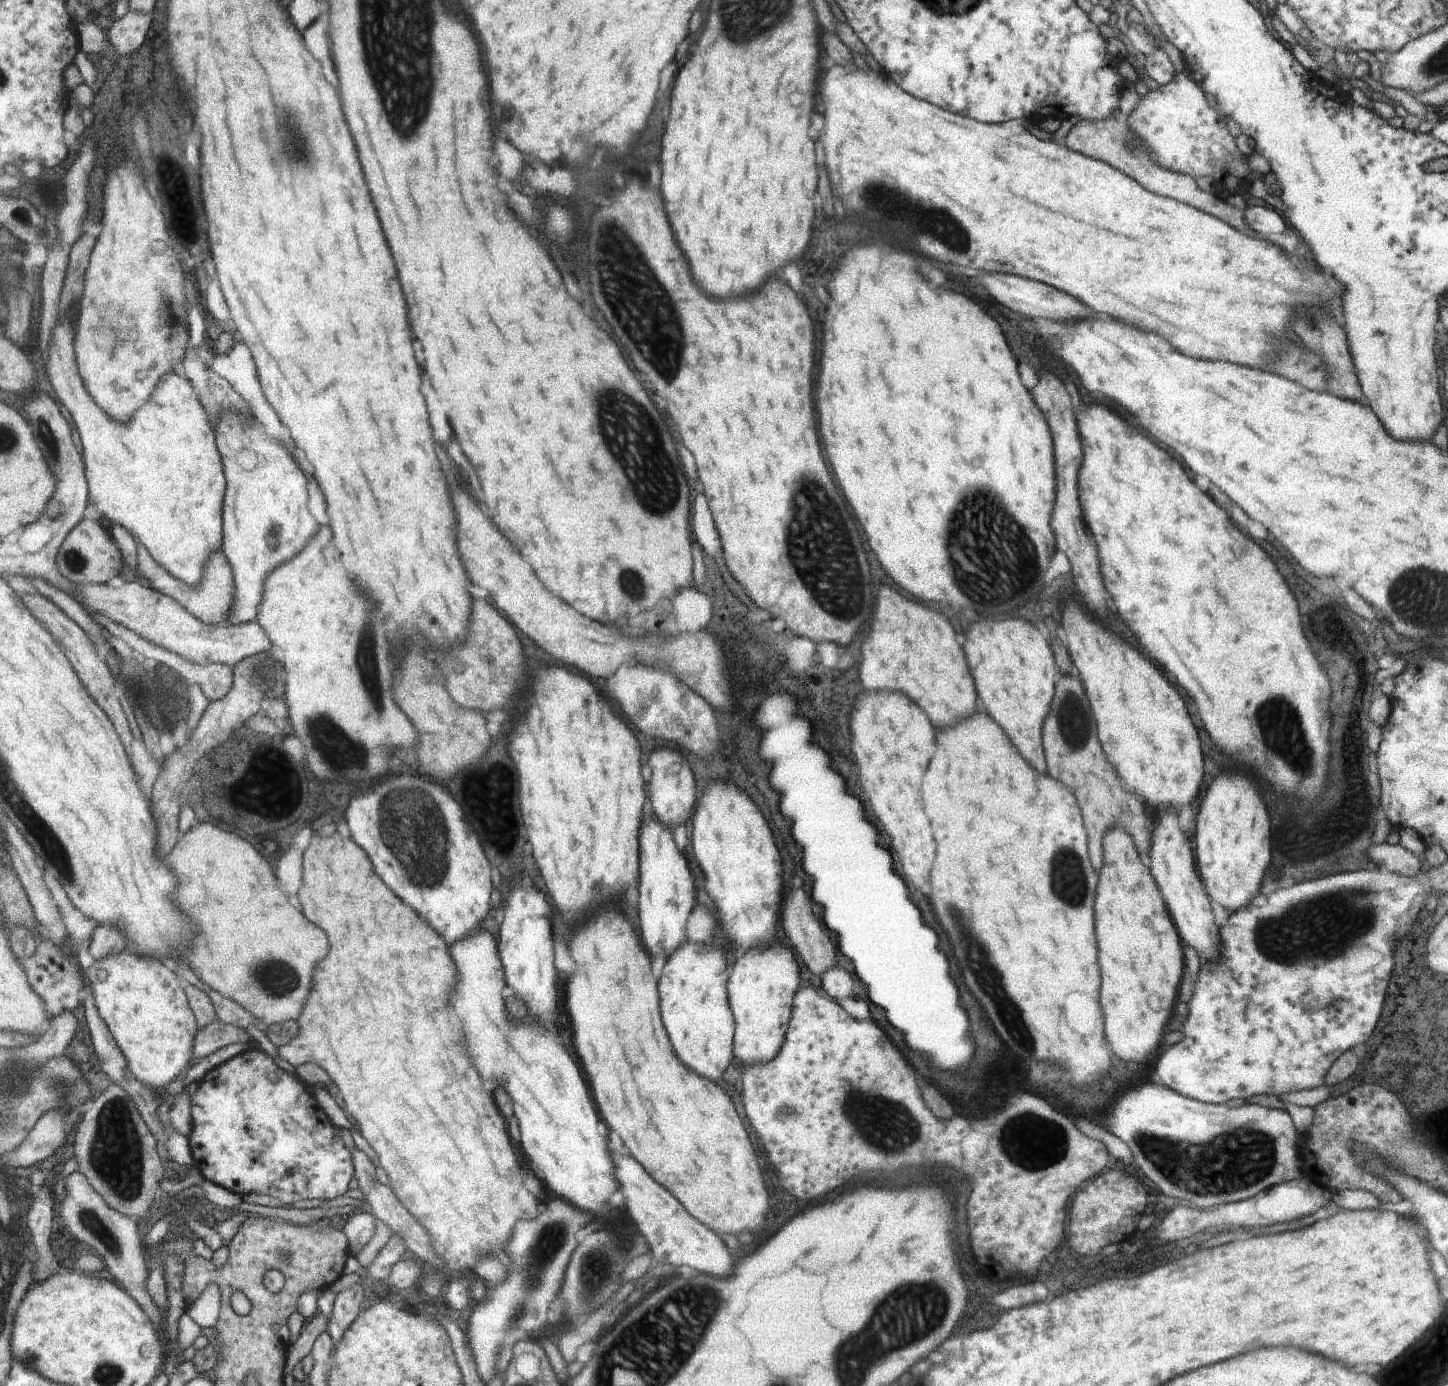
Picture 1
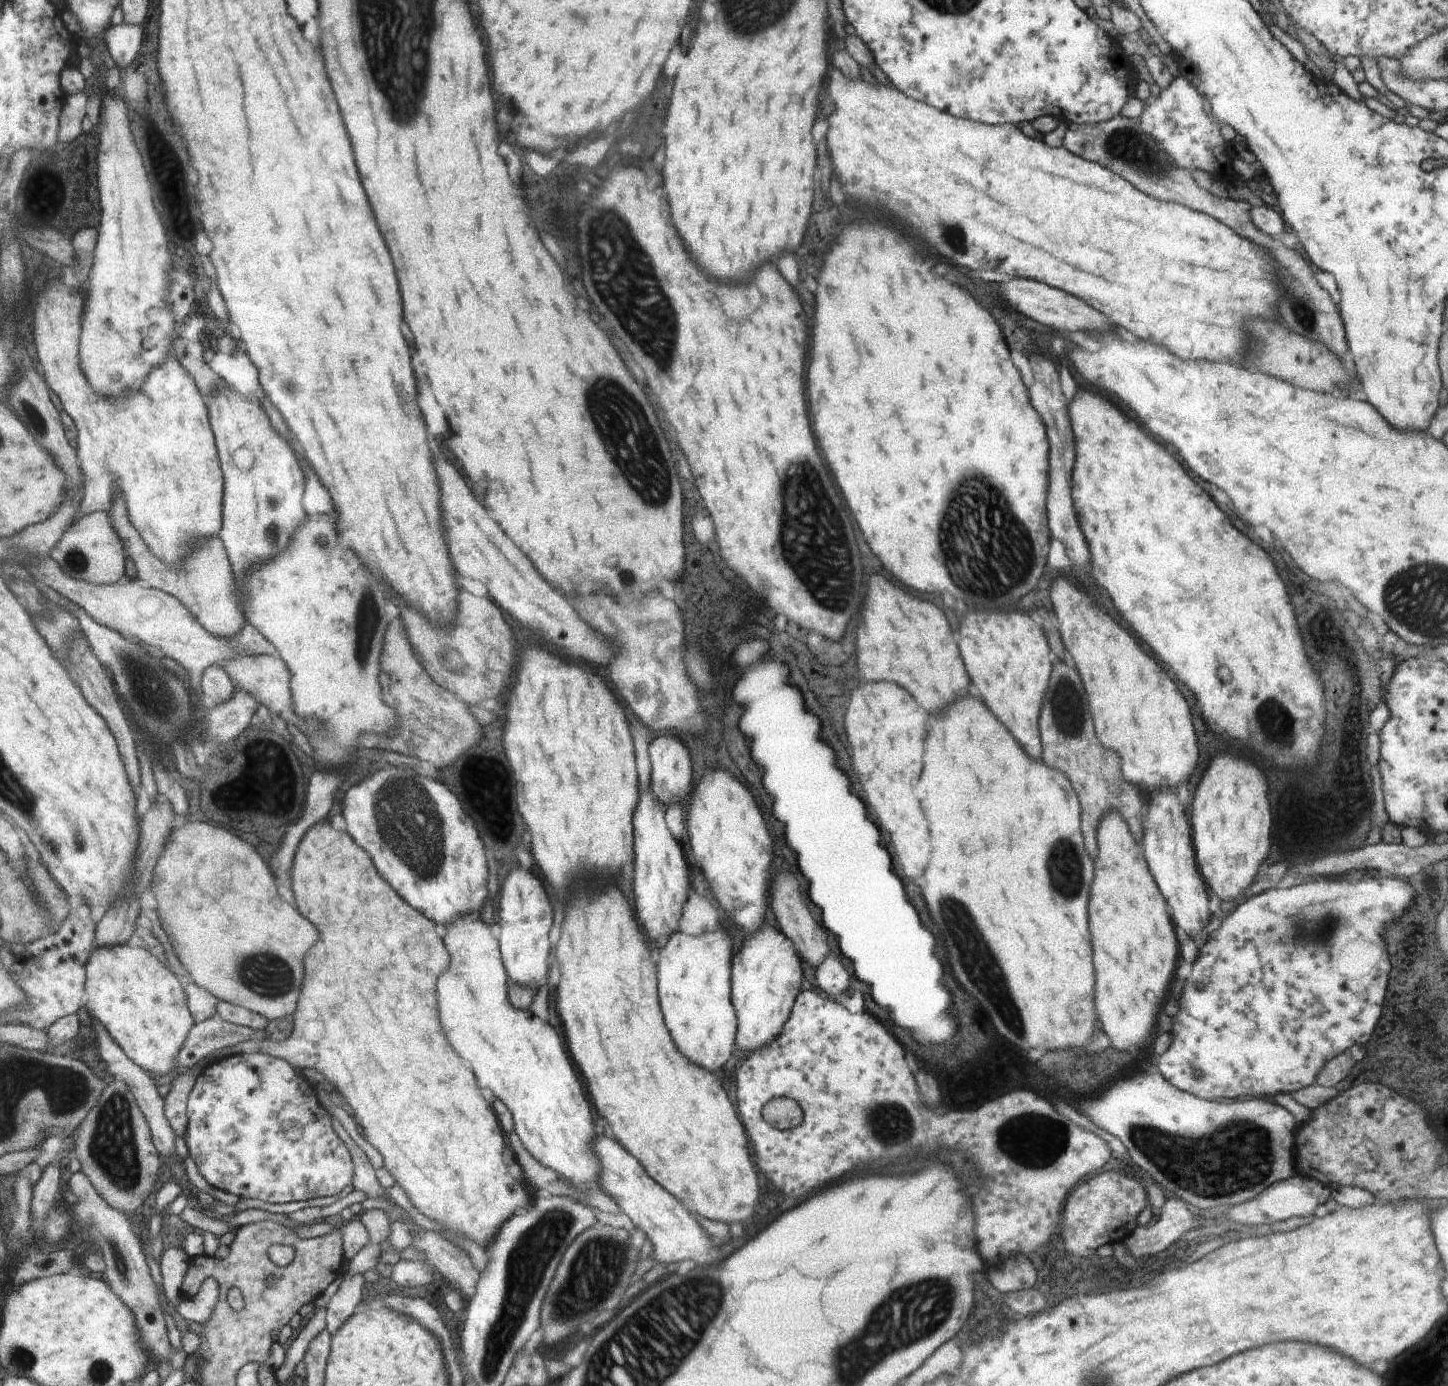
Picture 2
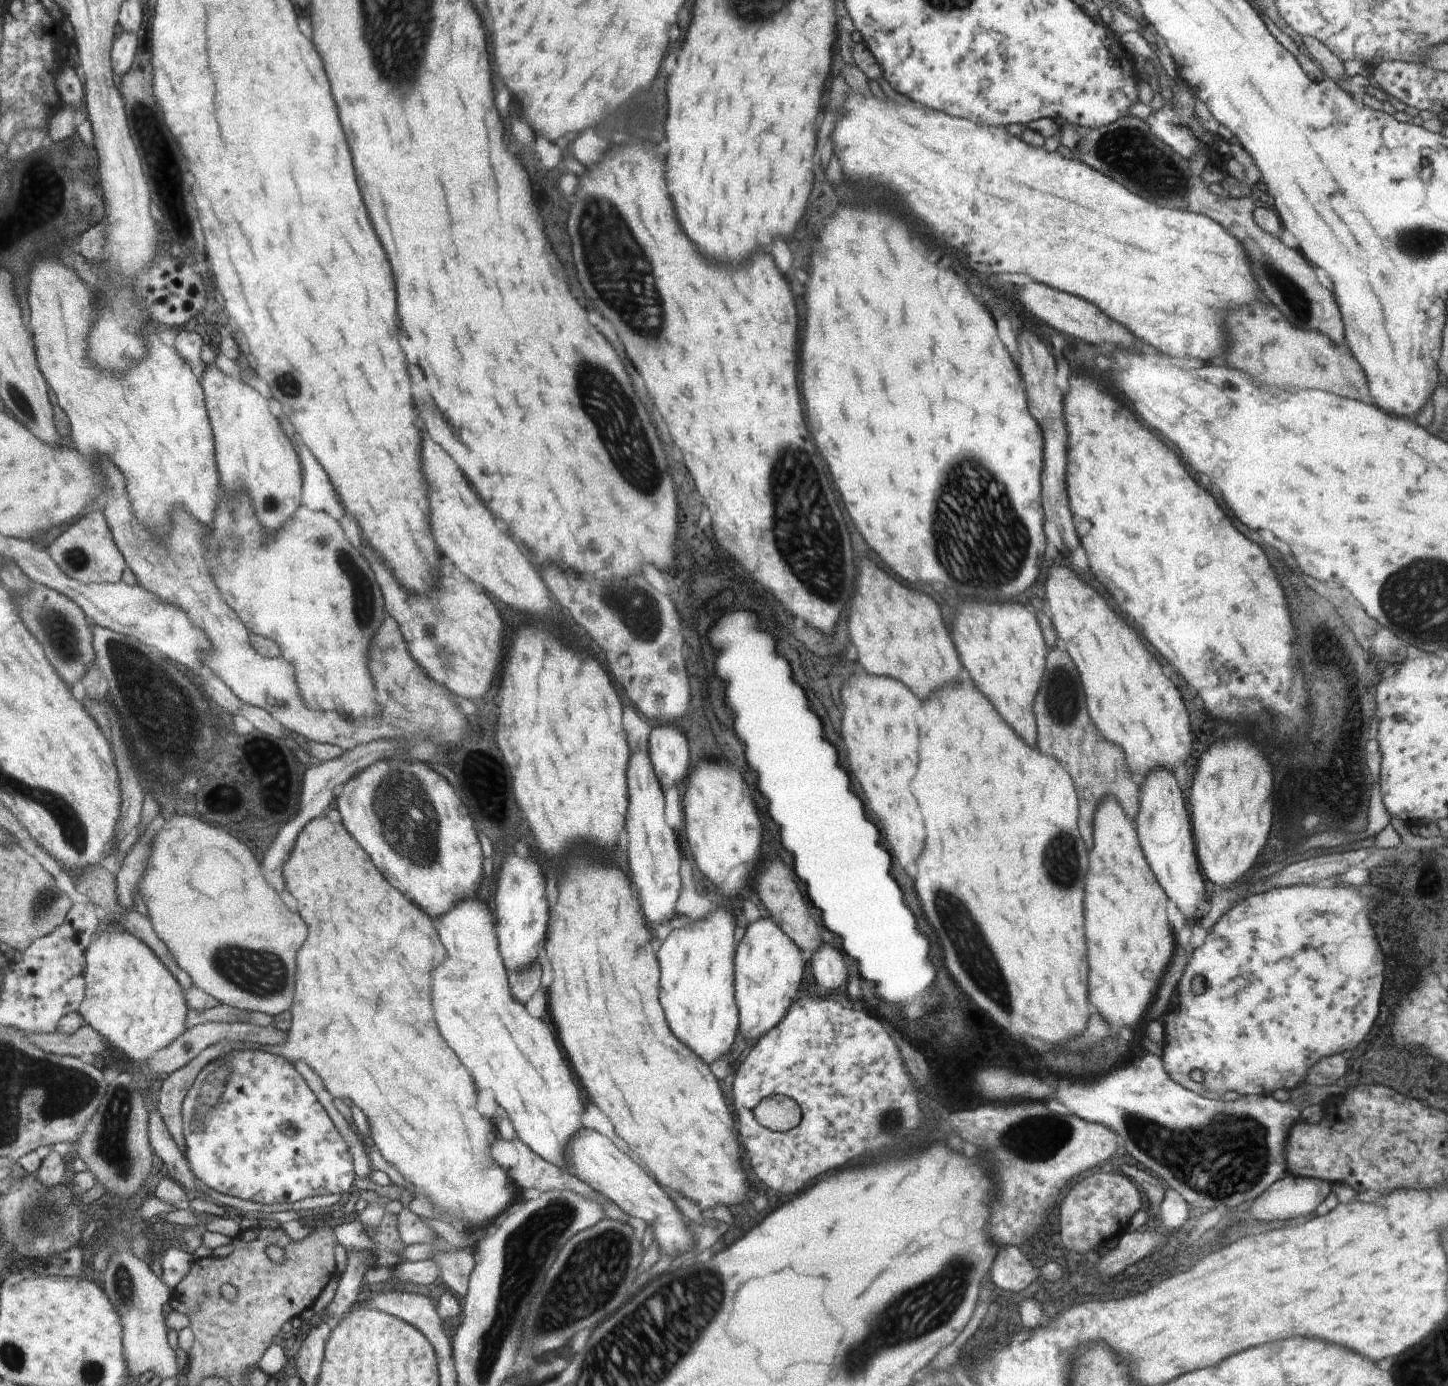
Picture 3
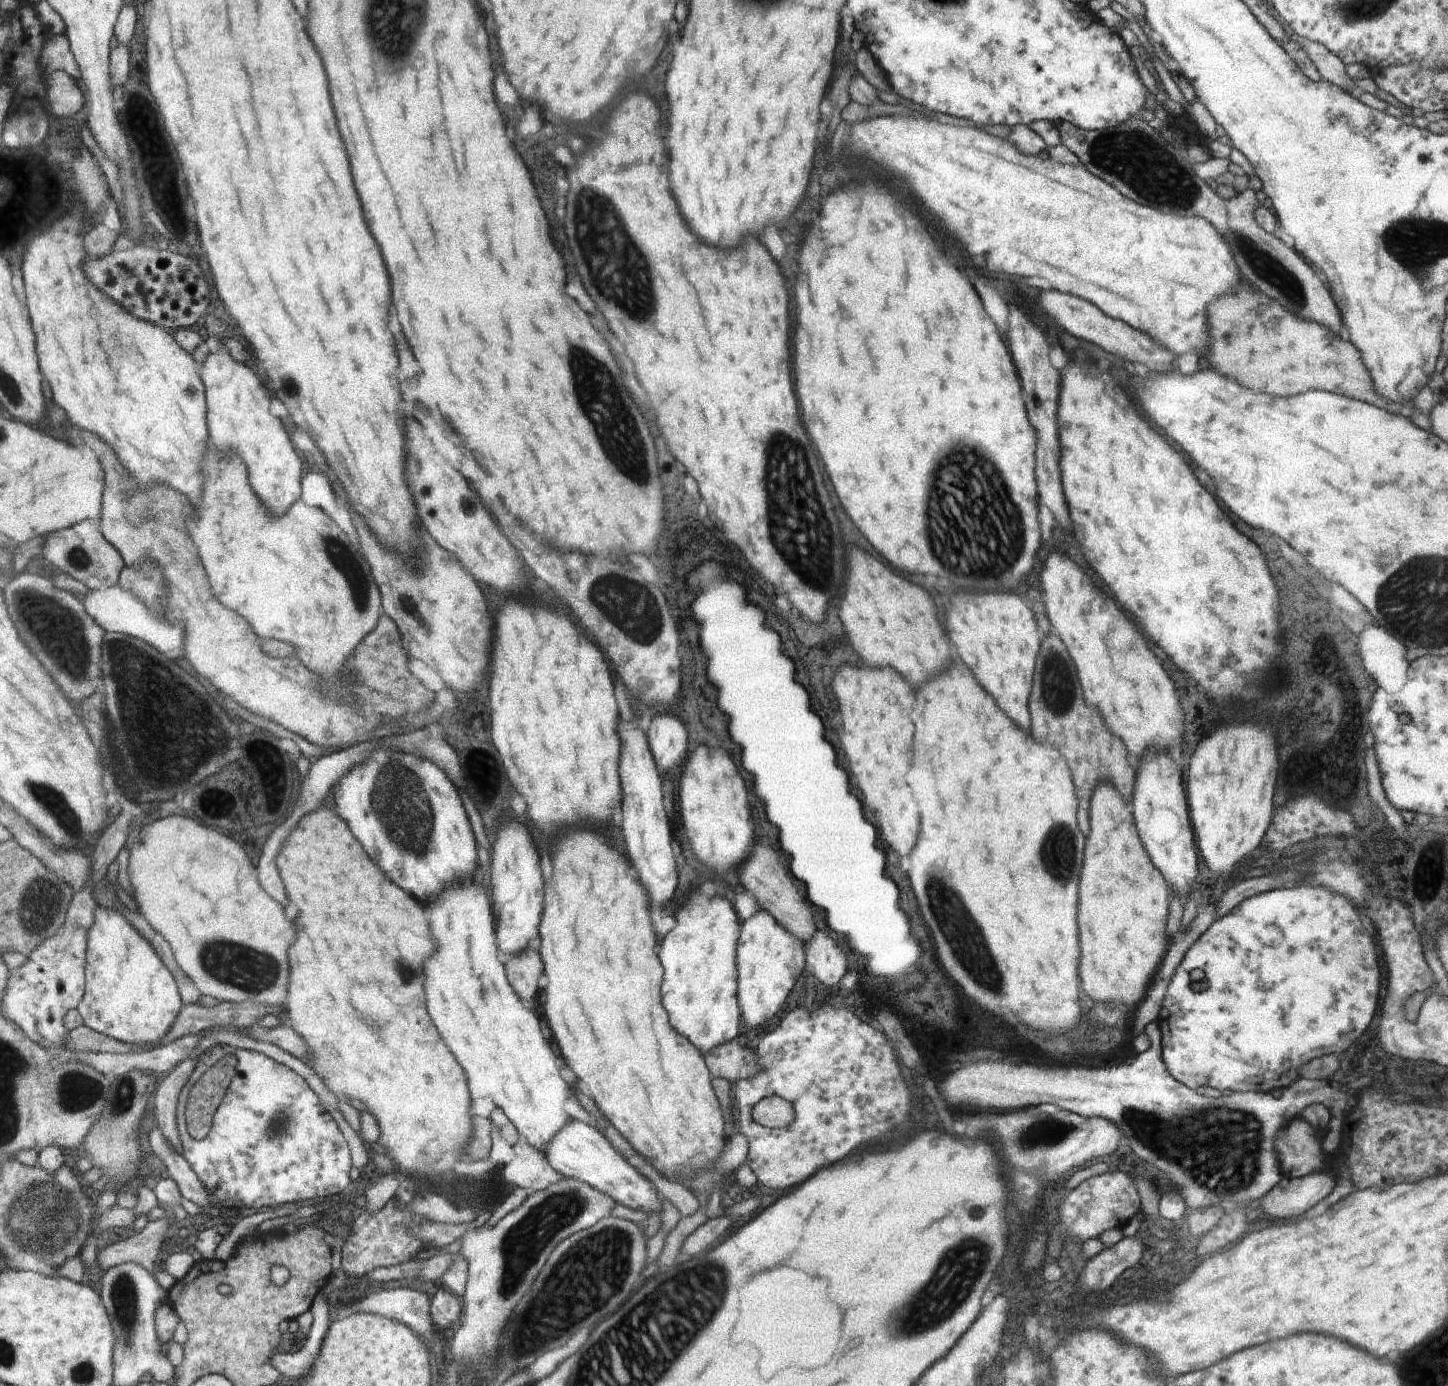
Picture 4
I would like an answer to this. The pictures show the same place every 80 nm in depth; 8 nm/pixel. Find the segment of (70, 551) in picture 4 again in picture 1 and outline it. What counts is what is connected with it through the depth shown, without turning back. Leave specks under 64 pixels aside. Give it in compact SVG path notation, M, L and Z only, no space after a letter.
M83 518L65 538L57 552L57 567L61 575L74 585L78 583L107 584L122 572L122 556L118 544L96 519Z

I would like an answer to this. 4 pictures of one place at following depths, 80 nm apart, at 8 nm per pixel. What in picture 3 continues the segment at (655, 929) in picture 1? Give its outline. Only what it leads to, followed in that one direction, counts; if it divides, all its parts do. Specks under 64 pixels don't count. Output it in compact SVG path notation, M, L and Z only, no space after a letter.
M647 747L630 753L629 770L630 784L629 806L626 814L624 837L628 841L628 860L634 886L638 894L642 894L642 906L646 918L660 922L674 916L674 905L680 896L682 886L680 876L680 852L674 838L674 832L667 820L664 820L664 797L660 784L656 780L651 758L648 758Z

